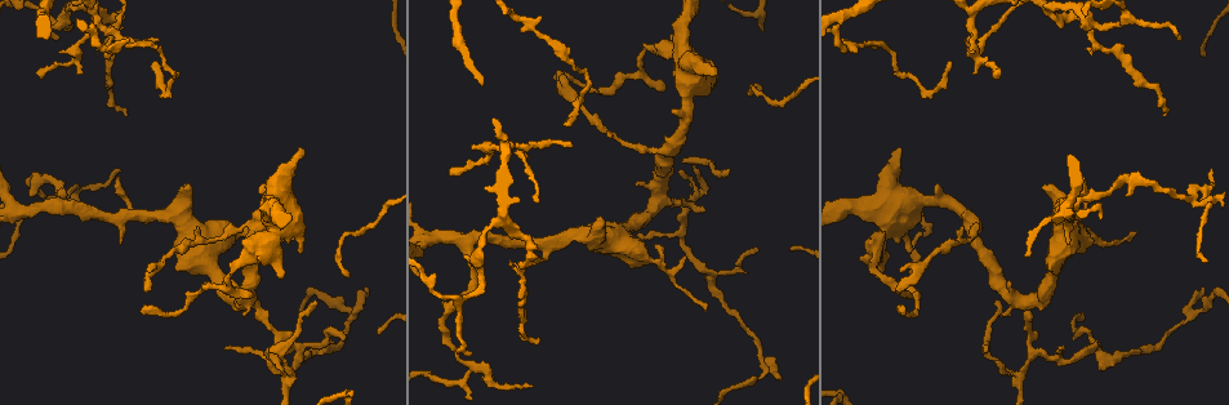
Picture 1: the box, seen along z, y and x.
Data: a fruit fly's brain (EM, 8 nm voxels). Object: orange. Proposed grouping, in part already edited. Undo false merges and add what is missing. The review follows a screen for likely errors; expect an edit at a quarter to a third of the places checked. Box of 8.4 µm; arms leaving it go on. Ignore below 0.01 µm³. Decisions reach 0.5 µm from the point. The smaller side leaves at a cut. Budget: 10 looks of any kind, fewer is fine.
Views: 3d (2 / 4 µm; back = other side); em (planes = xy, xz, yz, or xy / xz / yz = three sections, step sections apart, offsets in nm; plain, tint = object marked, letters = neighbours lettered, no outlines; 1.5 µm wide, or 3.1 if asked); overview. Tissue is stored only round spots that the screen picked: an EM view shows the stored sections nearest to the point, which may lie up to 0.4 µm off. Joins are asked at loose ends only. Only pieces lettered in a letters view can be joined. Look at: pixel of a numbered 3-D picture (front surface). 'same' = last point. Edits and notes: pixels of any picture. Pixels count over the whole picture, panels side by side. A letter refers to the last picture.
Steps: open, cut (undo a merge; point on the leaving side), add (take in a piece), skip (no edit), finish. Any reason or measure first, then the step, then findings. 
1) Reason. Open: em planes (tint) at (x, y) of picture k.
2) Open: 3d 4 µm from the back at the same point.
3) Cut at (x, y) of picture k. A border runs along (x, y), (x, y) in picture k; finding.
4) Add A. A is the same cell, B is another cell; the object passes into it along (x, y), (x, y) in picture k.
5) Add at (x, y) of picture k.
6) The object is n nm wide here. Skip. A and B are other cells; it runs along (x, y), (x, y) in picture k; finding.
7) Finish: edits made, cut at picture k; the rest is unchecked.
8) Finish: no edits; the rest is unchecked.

Thin end. Open: em planes (letters) at (1074, 337) of picture 1.

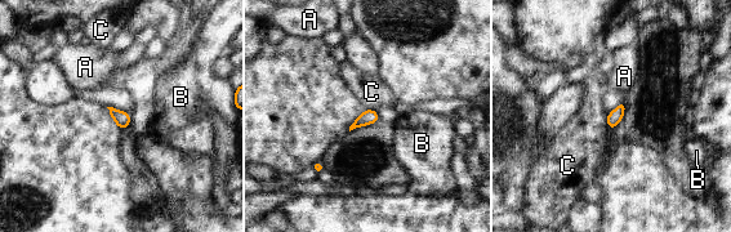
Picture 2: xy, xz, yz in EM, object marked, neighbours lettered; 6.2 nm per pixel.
The object is 90 nm wide here. Skip. A, B and C are other cells; a border runs along (368, 108), (373, 110) in picture 2; none of them fits.

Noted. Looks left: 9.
A fork. Open: 3d 2 µm at (1026, 301) of picture 1.

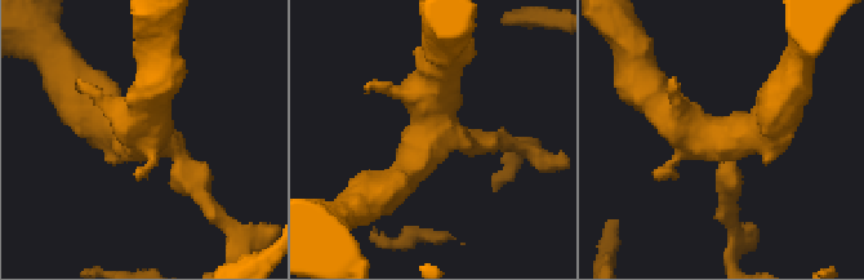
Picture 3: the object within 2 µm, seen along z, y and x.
Shape alone is not enough. Open: em planes (plain) at (722, 137) of picture 3.

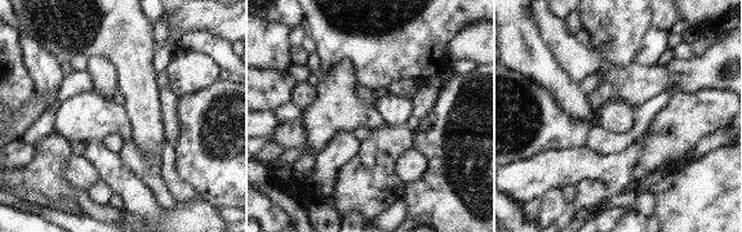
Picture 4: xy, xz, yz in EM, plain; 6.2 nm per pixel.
What lies round it. Open: em planes (letters) at the same point.

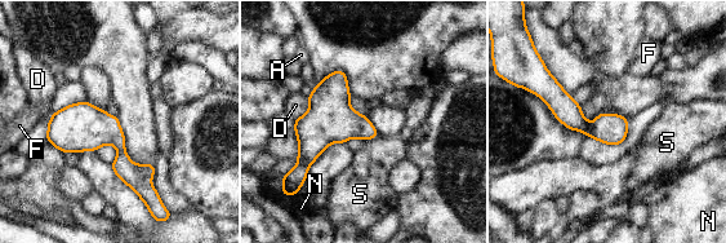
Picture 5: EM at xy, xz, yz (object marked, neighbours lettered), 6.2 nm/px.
Skip. A, D, F, N and S are other cells; a border runs along (307, 97), (308, 109), (294, 120) in picture 5; all the same neuron.

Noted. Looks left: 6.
Tapers out. Open: 3d 4 µm from the back at (118, 177) of picture 1.

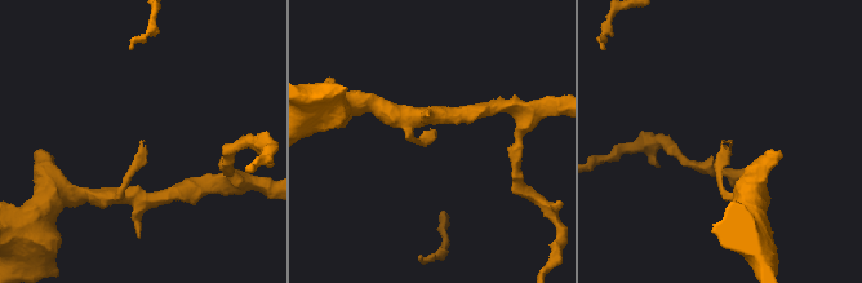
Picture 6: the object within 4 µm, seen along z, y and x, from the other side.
Need the tissue. Open: em planes (letters) at (730, 141) of picture 6.

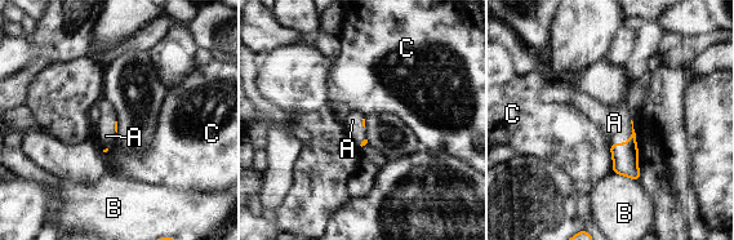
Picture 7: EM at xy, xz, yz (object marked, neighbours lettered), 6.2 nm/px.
Add A. A is the same cell, B and C are other cells; it goes on there.

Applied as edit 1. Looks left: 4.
Abrupt turn. Open: 3d 2 µm at (1074, 17) of picture 1.

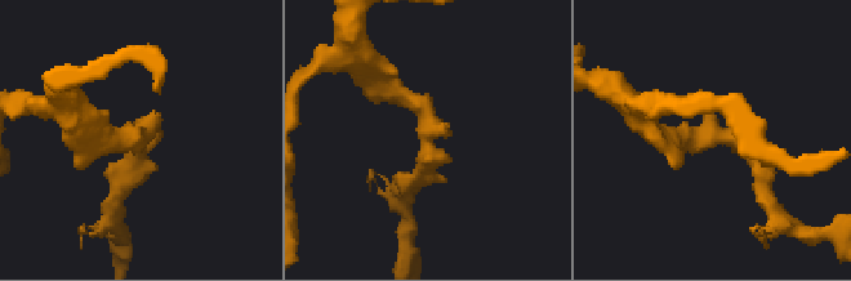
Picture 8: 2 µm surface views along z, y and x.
Open: em planes (plain) at (144, 135) of picture 8.

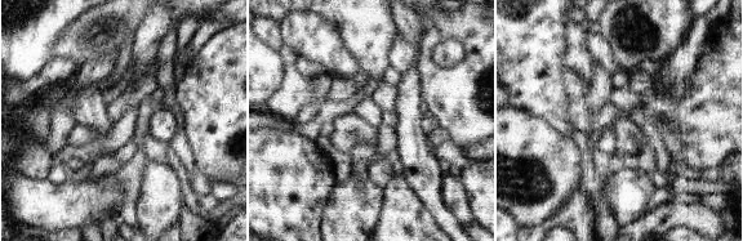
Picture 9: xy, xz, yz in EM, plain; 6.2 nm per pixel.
See the neighbours. Open: em planes (letters) at the same point.

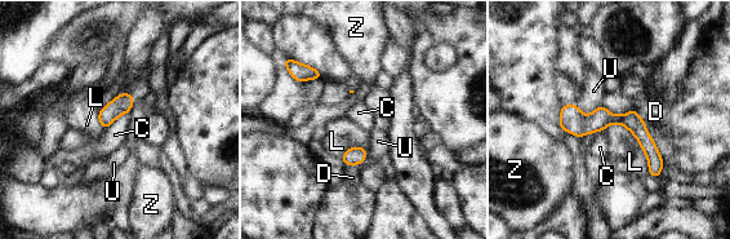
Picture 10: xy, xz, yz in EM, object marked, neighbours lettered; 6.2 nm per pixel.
The object is 120 nm wide here. Skip. C, D, L, U and Z are other cells; a border runs along (127, 113), (118, 116), (103, 129) in picture 10; one neuron here.

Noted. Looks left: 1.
Finish: edits made, add at picture 7; the rest is unchecked.

